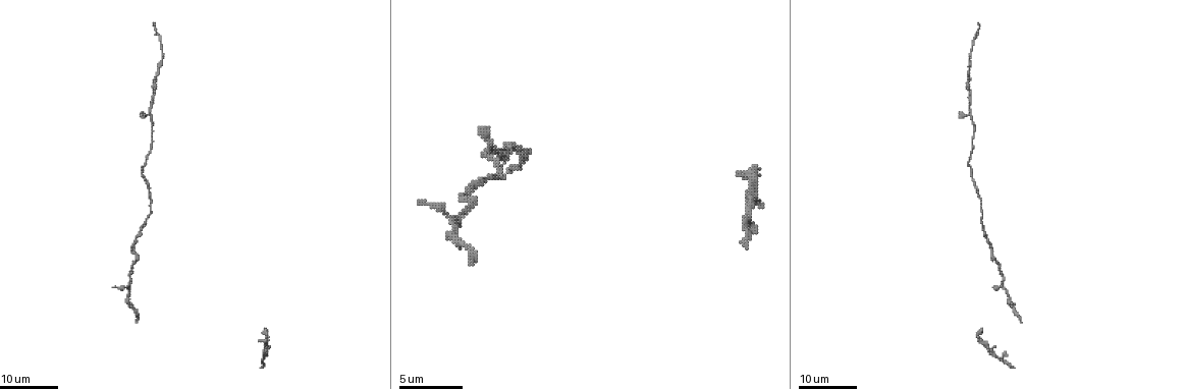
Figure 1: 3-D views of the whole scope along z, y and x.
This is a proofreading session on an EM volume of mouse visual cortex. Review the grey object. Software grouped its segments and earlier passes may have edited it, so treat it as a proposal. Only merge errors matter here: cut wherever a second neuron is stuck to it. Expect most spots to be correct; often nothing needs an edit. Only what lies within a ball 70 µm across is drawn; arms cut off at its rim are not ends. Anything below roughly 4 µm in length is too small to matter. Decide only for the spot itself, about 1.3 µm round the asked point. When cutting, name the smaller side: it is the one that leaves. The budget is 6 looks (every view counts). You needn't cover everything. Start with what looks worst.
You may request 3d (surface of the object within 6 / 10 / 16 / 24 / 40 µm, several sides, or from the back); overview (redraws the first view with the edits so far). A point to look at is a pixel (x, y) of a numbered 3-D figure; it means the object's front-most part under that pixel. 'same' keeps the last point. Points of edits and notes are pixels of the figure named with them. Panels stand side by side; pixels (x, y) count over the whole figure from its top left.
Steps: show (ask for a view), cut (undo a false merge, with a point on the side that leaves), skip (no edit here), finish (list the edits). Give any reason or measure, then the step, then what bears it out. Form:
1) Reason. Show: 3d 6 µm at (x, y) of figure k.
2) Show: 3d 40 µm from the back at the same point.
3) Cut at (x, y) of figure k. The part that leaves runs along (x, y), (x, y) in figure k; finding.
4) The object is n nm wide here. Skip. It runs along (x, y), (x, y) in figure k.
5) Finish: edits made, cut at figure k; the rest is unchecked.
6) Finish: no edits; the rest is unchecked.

Calibre changes. Show: 3d 16 µm at (509, 149) of figure 1.

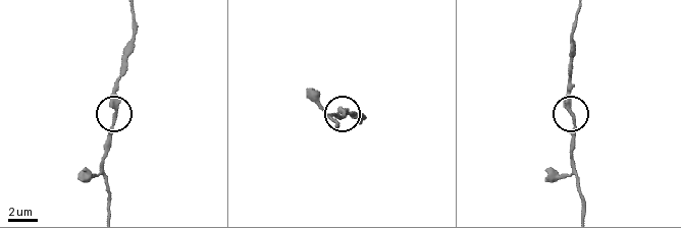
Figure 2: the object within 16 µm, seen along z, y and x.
Show: 3d 10 µm at (116, 113) of figure 2.

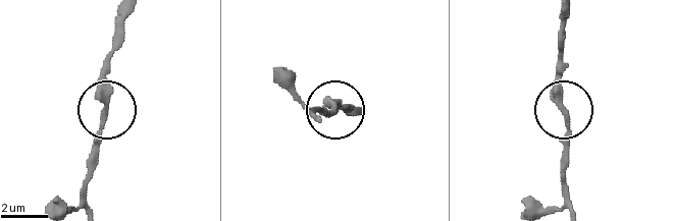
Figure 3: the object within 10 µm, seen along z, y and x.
Skip. It runs along (569, 203), (558, 52) in figure 3; continuous, no second neuron.

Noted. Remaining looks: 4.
Calibre changes. Show: 3d 24 µm at (134, 260) of figure 1.

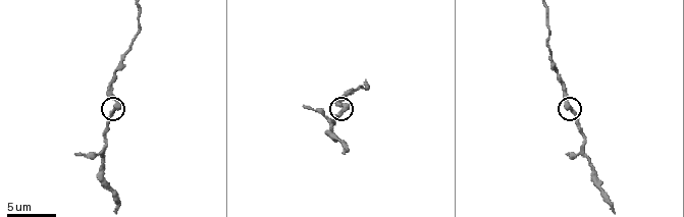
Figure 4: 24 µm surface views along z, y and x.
Show: 3d 10 µm at (112, 109) of figure 4.

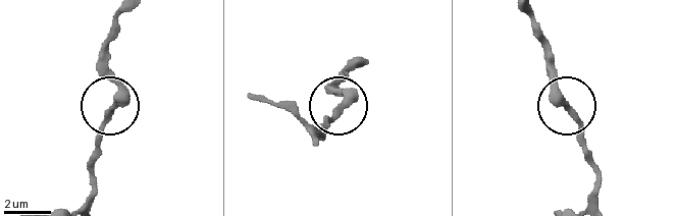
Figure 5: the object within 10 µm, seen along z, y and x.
Skip. It runs along (109, 52), (114, 97), (92, 154) in figure 5; one neuron here.

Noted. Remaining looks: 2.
Calibre changes. Show: 3d 24 µm at (975, 186) of figure 1.

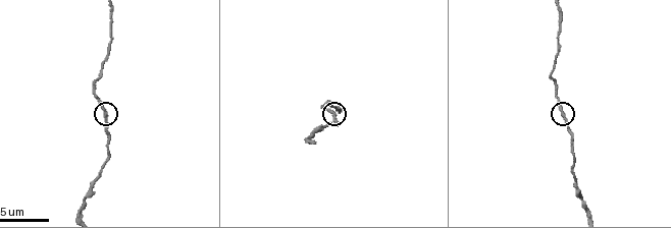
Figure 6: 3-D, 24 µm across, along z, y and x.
Show: 3d 10 µm at (565, 115) of figure 6.

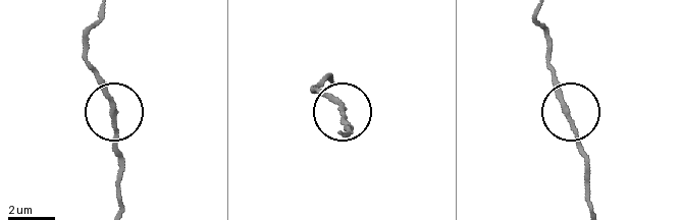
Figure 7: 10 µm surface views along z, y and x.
Skip. Continuous, no second neuron.

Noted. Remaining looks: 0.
Finish: no edits; the rest is unchecked.

